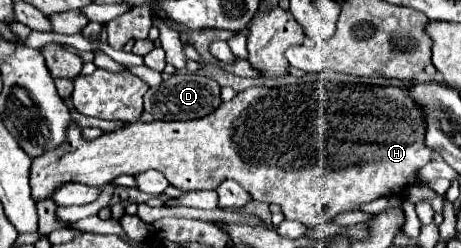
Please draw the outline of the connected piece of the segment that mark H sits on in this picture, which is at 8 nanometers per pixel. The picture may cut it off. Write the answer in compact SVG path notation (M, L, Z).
M315 81L315 83L301 83L301 85L287 85L287 87L251 87L245 89L241 93L237 93L231 101L221 103L215 113L209 113L209 117L197 119L197 121L151 121L151 123L131 123L125 129L119 129L115 133L103 133L101 137L87 141L83 139L81 131L83 127L79 123L75 123L75 119L71 119L69 125L69 137L65 141L65 145L61 145L61 149L51 149L49 153L43 153L41 157L33 159L31 171L29 171L29 185L33 189L33 199L45 201L53 197L53 189L57 189L57 185L65 185L69 181L77 181L83 185L95 185L95 187L103 187L107 183L111 183L113 179L117 179L119 175L137 175L149 169L161 171L165 175L165 179L181 189L181 191L197 191L197 189L217 189L217 185L221 185L221 181L225 179L233 179L237 181L253 199L263 201L263 203L275 203L281 207L281 213L285 215L285 219L297 219L301 221L305 227L317 227L323 223L331 223L339 213L345 211L357 211L363 203L371 203L375 199L381 199L385 195L391 193L403 193L407 187L415 185L417 179L417 169L421 169L425 163L431 161L433 151L425 145L425 113L421 109L421 105L415 105L417 101L411 99L409 87L395 87L395 85L367 85L367 83L335 83L335 81Z

